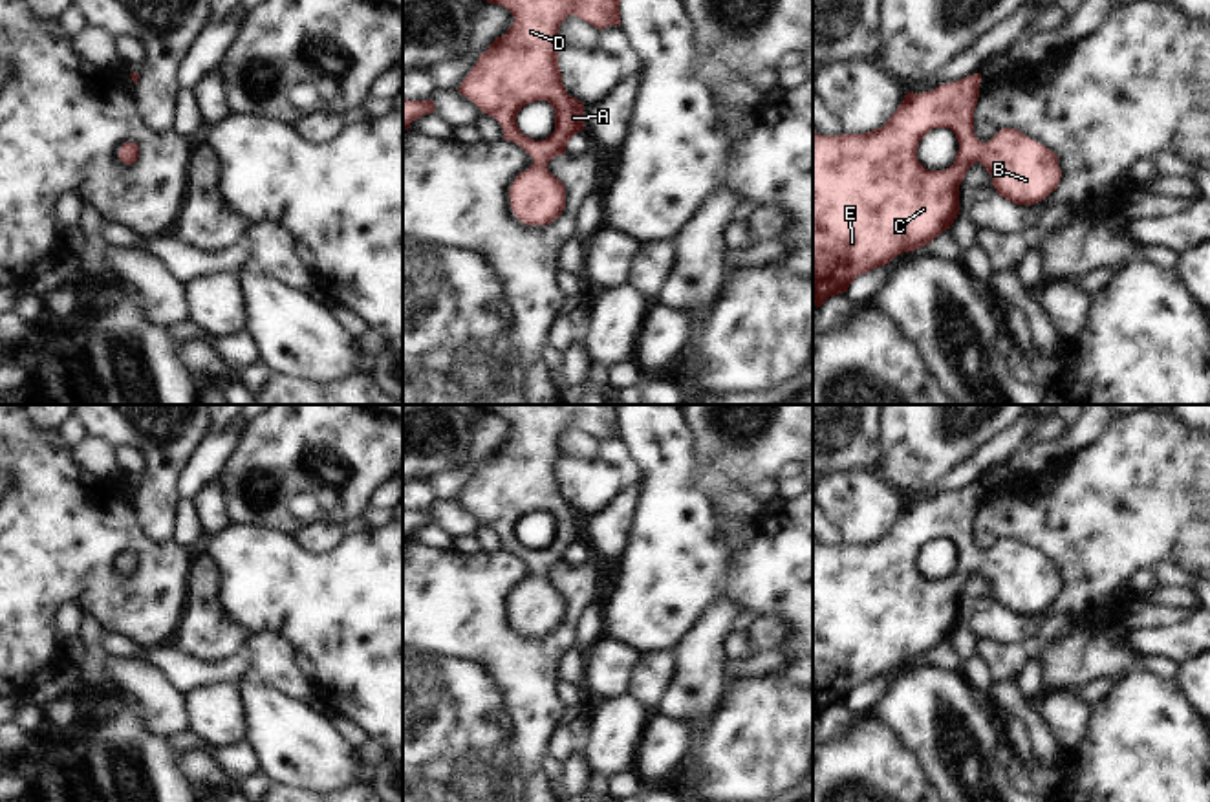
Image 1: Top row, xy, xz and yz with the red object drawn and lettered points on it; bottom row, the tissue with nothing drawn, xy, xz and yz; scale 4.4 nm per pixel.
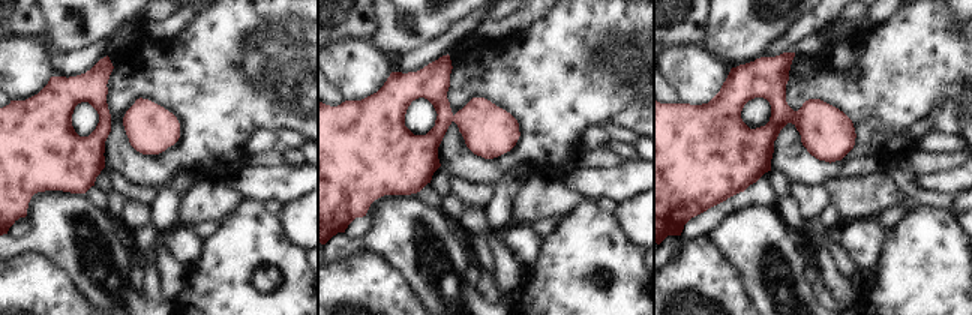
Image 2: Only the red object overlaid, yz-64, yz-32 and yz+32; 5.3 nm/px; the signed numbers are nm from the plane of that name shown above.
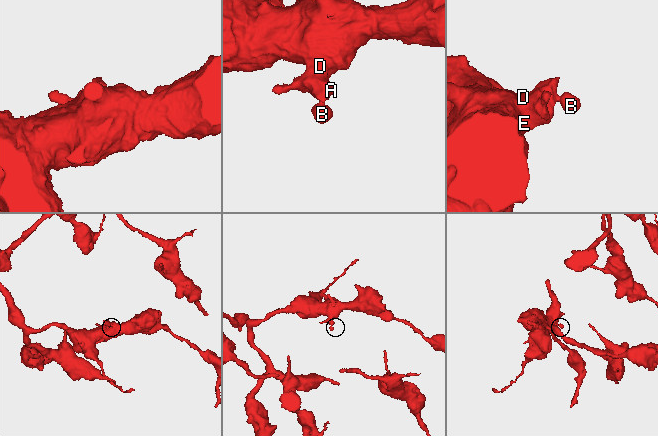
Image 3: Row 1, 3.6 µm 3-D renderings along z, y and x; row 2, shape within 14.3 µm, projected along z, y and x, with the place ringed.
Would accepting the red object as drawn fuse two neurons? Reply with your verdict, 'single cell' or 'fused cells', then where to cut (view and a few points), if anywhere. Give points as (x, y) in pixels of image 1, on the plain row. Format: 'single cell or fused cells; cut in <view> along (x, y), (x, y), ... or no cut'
single cell; no cut

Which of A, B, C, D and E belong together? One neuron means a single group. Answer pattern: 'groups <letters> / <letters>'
groups A B C D E

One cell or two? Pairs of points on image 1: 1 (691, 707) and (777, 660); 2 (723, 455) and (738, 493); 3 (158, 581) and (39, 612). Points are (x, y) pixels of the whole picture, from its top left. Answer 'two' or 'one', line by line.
1: two
2: two
3: one

